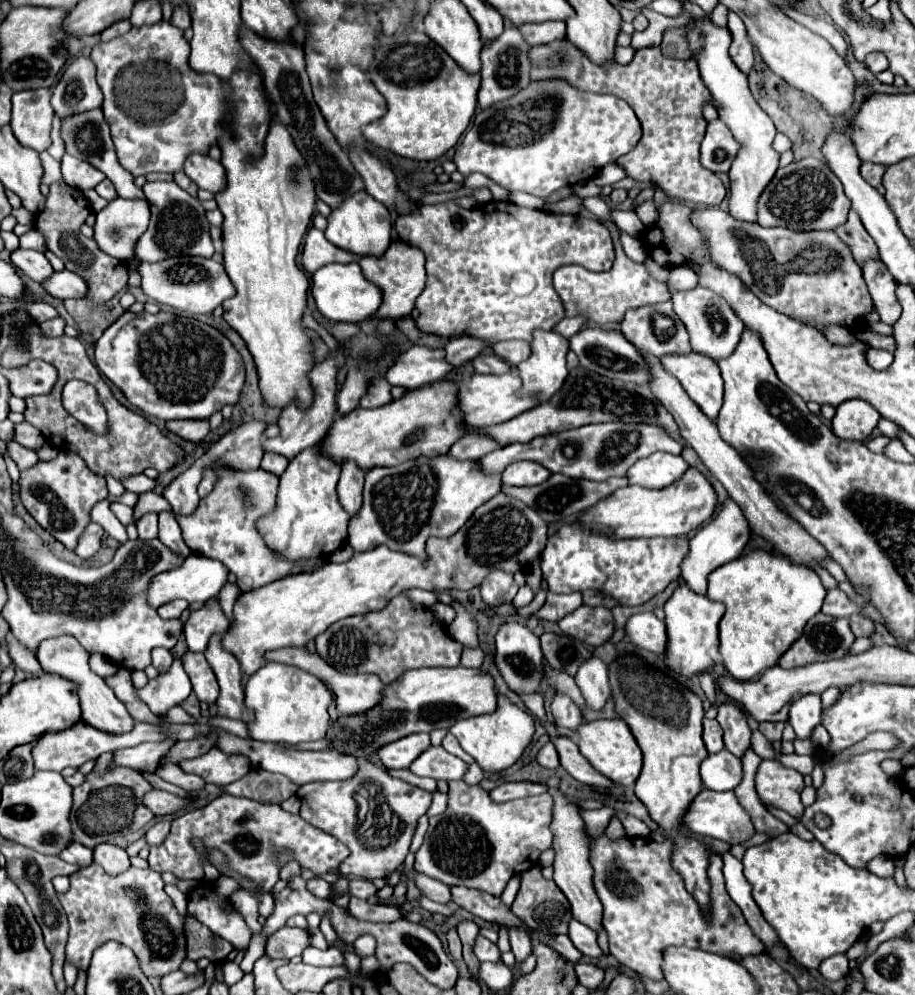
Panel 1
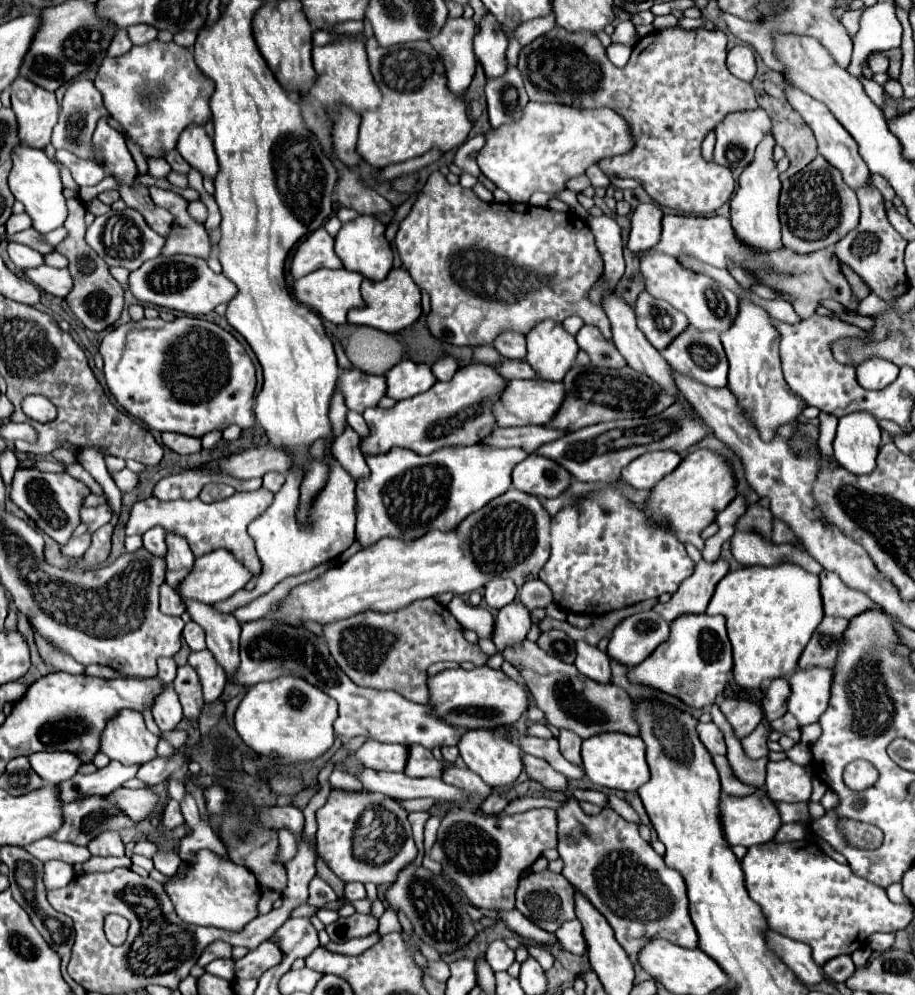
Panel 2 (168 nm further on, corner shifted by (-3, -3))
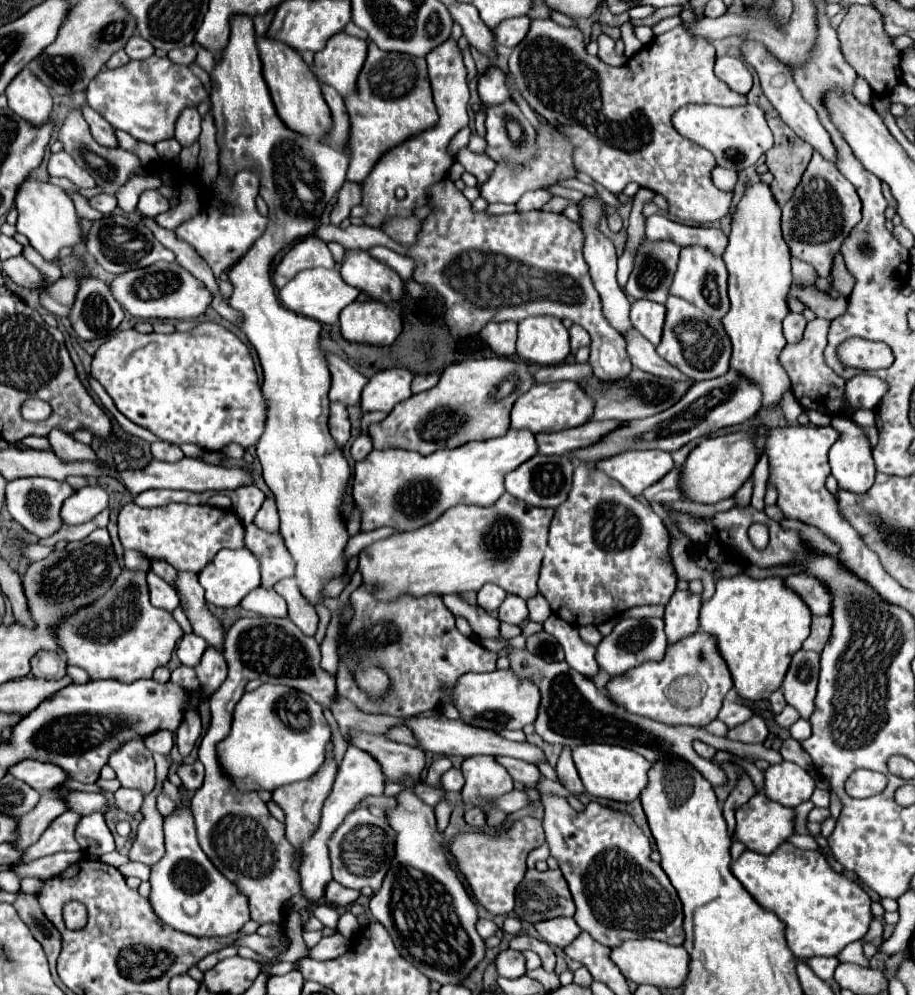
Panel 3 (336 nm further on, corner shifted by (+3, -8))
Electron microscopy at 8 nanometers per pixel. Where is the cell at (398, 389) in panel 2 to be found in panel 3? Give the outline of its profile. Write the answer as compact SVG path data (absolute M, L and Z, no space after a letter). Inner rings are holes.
M407 369L379 371L367 381L361 393L361 413L371 413L371 411L391 413L397 403L413 395L409 389L411 381L413 373Z

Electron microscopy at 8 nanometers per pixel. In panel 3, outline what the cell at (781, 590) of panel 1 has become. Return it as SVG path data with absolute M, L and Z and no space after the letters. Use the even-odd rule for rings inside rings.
M741 573L717 581L713 599L701 607L699 623L705 633L715 637L719 655L727 663L737 693L755 701L781 687L791 657L801 649L809 635L811 611L797 593L785 589L781 577L751 579Z

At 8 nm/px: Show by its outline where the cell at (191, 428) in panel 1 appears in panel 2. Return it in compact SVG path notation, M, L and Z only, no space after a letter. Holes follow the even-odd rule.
M165 432L163 434L163 444L169 446L177 454L195 454L201 450L201 440L177 432Z

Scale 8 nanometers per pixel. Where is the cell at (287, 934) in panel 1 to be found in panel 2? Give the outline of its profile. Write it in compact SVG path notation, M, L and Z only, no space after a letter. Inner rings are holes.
M273 940L263 942L257 950L251 950L247 956L235 962L235 976L237 978L259 978L265 970L277 966L281 962L281 948L273 944Z

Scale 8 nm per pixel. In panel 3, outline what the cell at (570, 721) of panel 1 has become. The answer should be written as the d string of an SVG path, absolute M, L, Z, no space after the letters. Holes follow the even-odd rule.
M563 747L563 753L557 763L557 777L559 777L559 783L565 789L569 789L573 795L581 795L585 791L583 783L577 775L577 769L573 765L573 759L571 759L571 747Z

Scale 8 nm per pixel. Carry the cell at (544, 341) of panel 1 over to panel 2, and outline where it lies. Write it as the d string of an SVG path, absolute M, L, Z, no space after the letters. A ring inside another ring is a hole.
M545 320L527 334L527 362L541 380L559 382L573 366L579 348L561 324Z

